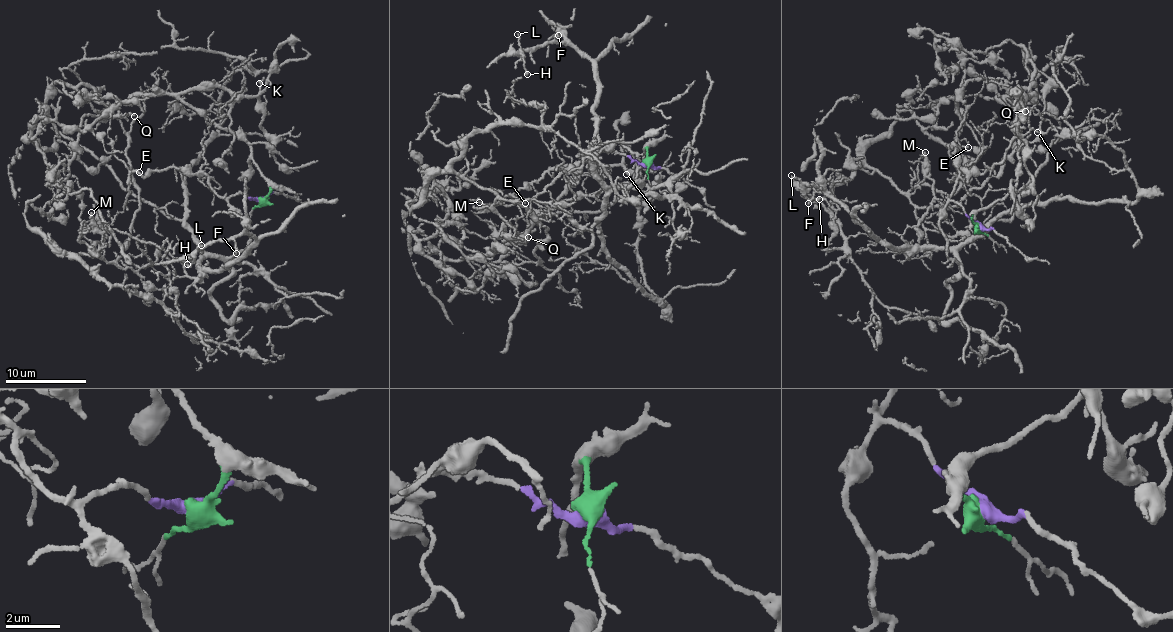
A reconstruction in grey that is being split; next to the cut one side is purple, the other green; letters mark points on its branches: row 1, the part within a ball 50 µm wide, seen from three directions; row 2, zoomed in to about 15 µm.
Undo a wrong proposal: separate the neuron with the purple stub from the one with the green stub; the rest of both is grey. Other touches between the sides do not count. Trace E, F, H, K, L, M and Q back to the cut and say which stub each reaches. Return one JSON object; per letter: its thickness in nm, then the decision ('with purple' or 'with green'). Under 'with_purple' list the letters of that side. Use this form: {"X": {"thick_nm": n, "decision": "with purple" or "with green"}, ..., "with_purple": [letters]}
{"E": {"thick_nm": 140, "decision": "with purple"}, "F": {"thick_nm": 190, "decision": "with purple"}, "H": {"thick_nm": 200, "decision": "with purple"}, "K": {"thick_nm": 100, "decision": "with green"}, "L": {"thick_nm": 140, "decision": "with purple"}, "M": {"thick_nm": 240, "decision": "with purple"}, "Q": {"thick_nm": 190, "decision": "with green"}, "with_purple": ["E", "F", "H", "L", "M"]}

